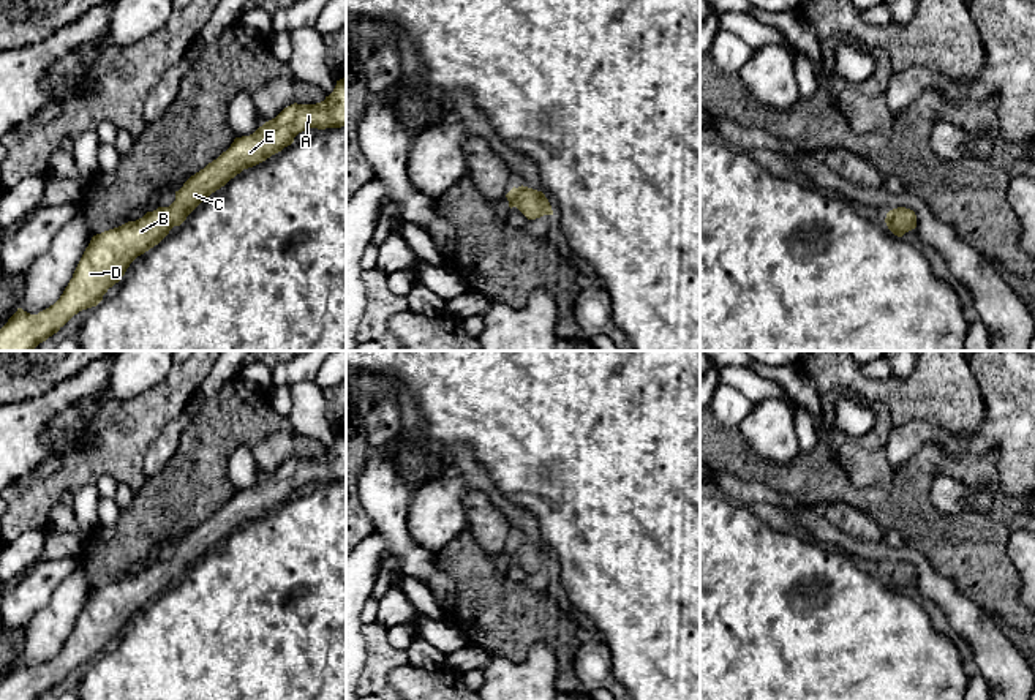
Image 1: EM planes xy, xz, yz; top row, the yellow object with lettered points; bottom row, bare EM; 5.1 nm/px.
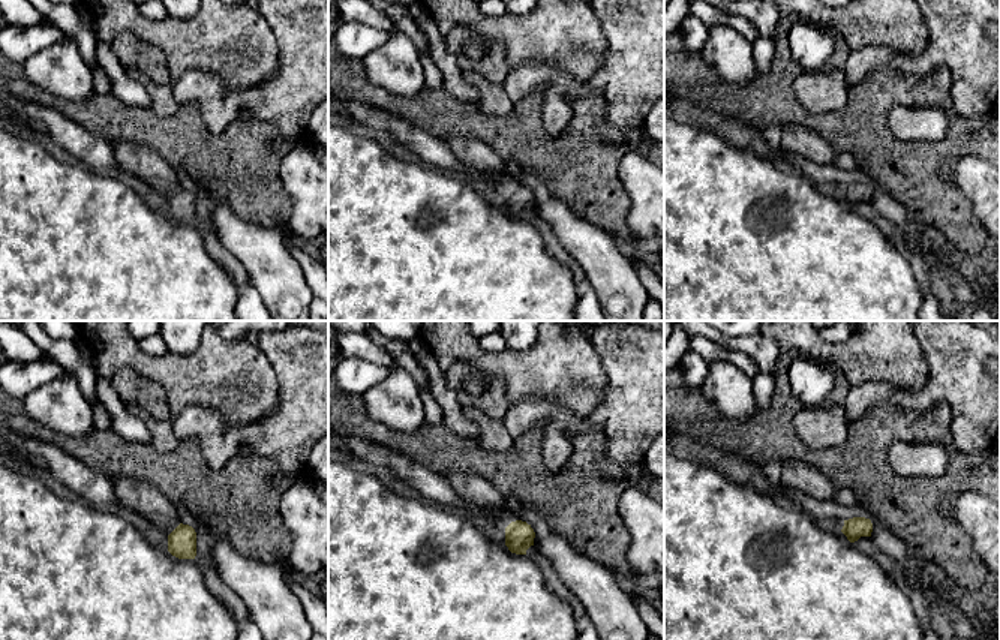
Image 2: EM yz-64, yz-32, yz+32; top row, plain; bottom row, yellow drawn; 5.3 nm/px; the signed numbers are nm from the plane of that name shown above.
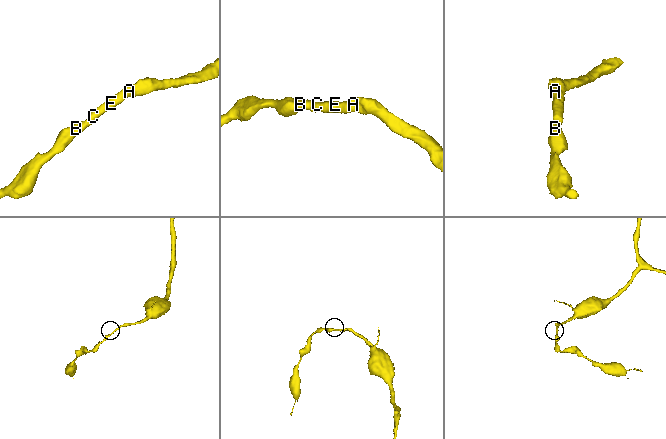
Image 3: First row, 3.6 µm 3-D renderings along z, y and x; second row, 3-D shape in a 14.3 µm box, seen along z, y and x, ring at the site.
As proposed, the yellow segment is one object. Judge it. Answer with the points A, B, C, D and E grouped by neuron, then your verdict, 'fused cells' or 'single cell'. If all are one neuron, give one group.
A B C D E | single cell

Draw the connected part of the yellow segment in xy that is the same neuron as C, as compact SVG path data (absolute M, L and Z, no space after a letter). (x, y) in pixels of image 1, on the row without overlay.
M346 431L337 435L333 446L324 455L294 457L253 488L235 491L226 506L175 545L175 555L169 561L158 561L136 575L93 589L60 653L38 668L17 662L0 683L0 700L38 700L46 695L74 668L96 660L137 610L158 599L205 551L243 523L281 506L308 482L341 480L346 480Z

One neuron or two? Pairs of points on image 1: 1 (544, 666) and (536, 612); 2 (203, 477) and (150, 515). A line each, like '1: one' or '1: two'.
1: two
2: one

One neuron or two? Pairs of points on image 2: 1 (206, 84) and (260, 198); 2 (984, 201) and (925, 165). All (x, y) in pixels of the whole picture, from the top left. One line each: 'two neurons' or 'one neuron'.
1: two neurons
2: two neurons

